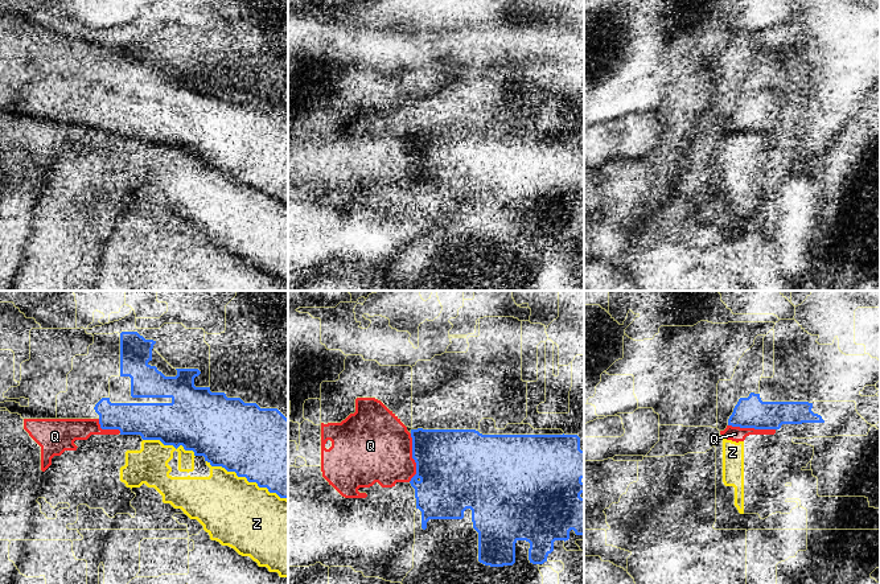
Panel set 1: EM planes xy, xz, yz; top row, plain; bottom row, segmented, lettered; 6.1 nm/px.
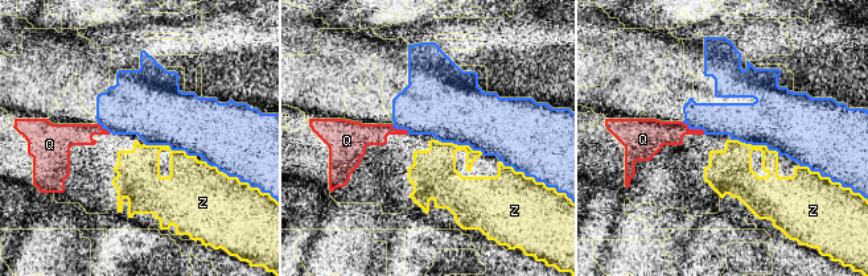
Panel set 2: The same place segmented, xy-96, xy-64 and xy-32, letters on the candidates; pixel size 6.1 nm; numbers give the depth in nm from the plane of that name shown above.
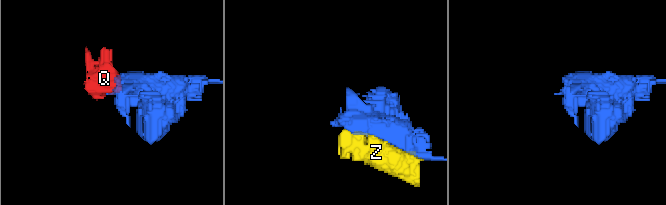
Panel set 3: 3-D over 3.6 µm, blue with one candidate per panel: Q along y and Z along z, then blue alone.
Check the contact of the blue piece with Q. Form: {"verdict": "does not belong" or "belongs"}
{"verdict": "does not belong"}

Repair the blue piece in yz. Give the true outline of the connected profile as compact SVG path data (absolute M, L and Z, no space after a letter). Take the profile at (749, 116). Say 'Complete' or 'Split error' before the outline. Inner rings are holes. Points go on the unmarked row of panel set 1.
Complete. M751 96L740 102L728 123L728 129L754 133L780 133L782 128L825 127L821 119L811 115L809 106L762 106L760 98Z

